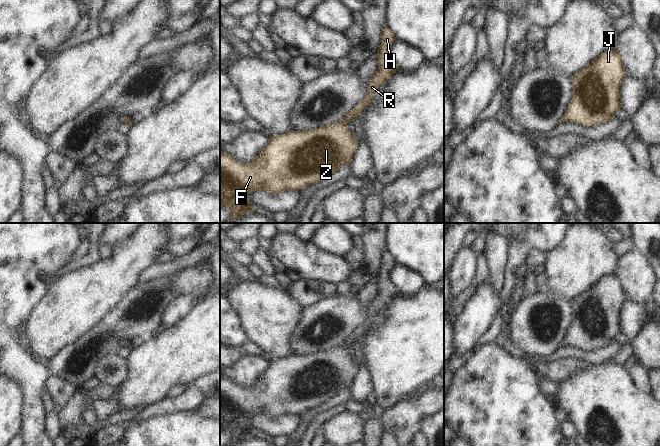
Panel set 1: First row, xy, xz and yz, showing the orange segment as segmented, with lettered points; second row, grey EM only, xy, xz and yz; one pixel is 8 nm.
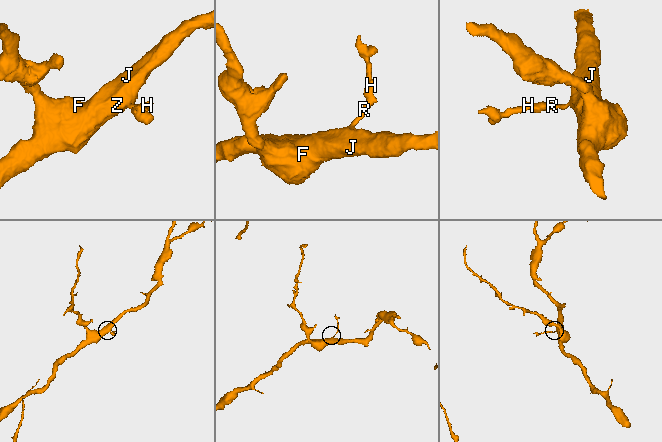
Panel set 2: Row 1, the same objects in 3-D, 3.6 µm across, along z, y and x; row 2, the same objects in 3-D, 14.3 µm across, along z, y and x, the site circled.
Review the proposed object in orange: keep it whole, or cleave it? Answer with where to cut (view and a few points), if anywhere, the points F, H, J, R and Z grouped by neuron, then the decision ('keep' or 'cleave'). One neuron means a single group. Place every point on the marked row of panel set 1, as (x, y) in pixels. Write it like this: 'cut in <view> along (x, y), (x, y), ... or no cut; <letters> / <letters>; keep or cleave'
no cut; F H J R Z; keep

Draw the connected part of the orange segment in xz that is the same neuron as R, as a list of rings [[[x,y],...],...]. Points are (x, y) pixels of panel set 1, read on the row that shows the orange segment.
[[[385,26],[376,53],[378,69],[368,83],[366,97],[355,105],[343,120],[321,128],[288,131],[281,135],[269,136],[267,145],[253,162],[247,164],[235,160],[231,155],[220,150],[220,207],[231,211],[230,220],[239,219],[245,213],[255,210],[248,198],[248,194],[254,190],[271,194],[286,190],[297,192],[328,178],[341,166],[350,165],[359,139],[349,131],[347,123],[358,117],[364,108],[370,106],[376,90],[398,69],[390,55],[390,48],[395,41],[392,31]]]

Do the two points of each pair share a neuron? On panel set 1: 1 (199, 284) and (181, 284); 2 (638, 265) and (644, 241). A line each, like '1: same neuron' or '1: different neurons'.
1: same neuron
2: different neurons

